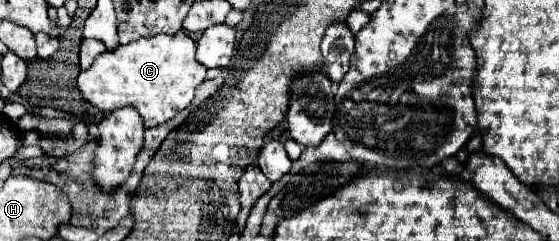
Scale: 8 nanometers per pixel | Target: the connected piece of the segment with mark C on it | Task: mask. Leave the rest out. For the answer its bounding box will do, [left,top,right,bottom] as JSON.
[78,31,208,129]

